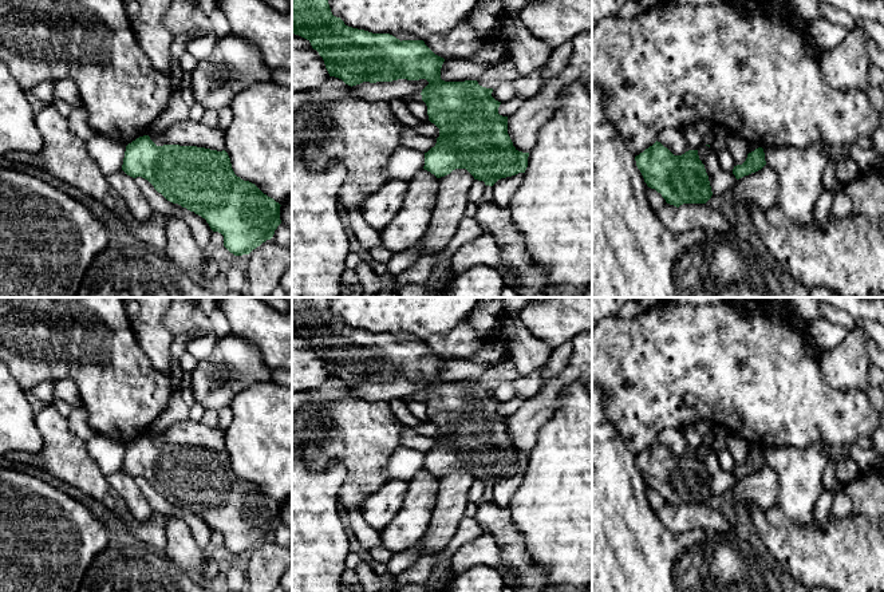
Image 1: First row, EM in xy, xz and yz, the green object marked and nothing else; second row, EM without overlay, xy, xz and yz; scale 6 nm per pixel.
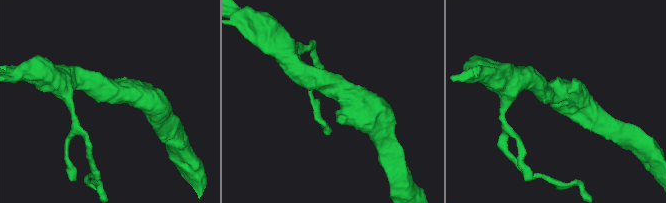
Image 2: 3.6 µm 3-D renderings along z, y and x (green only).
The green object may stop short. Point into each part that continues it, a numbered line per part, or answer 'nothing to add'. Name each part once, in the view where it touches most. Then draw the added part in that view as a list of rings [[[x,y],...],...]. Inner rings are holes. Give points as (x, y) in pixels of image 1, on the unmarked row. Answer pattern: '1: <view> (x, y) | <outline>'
nothing to add

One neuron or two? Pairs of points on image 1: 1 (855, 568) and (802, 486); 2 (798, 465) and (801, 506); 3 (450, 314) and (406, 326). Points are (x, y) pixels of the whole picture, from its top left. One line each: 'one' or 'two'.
1: two
2: one
3: one

